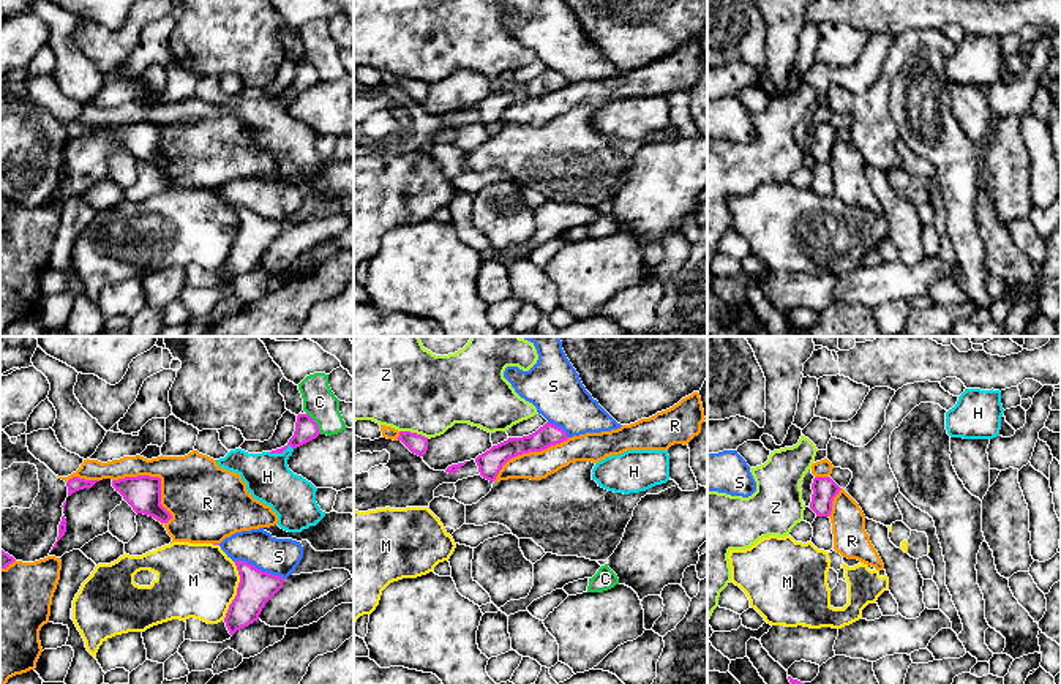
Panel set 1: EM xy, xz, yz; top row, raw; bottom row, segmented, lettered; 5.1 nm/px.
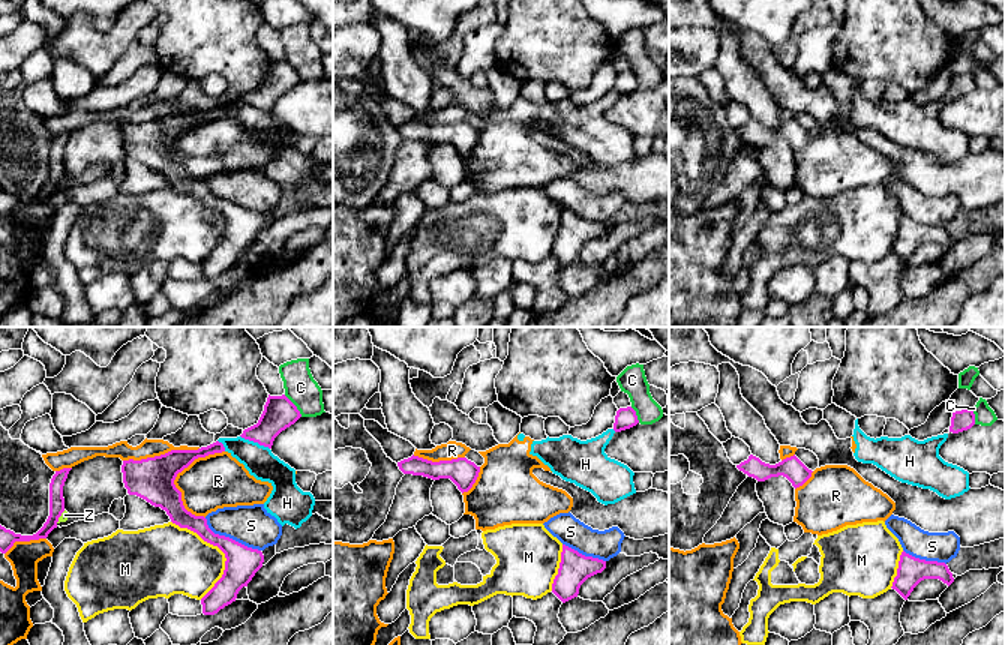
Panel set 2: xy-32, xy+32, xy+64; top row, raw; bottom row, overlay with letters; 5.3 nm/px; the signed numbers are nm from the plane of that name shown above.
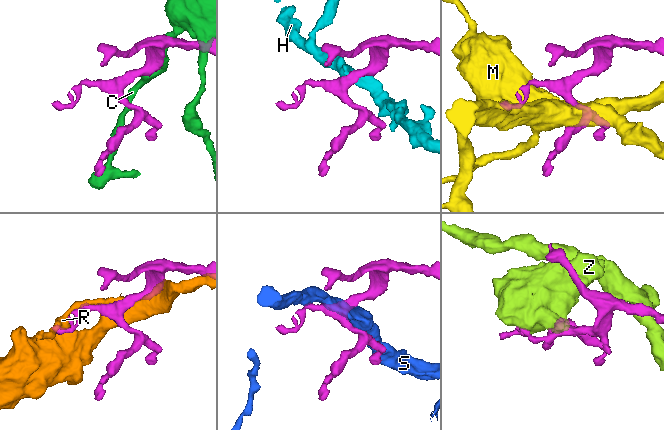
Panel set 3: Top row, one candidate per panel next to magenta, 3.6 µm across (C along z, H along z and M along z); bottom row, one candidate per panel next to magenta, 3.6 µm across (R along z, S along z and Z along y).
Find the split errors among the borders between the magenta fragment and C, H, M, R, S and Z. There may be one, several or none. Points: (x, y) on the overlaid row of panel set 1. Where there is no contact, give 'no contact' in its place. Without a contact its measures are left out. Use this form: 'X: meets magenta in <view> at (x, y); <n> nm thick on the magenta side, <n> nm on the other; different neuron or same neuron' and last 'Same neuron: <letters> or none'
C: meets magenta in xy at (316, 424); 120 nm thick on the magenta side, 170 nm on the other; different neuron
H: meets magenta in xy at (280, 452); 120 nm thick on the magenta side, 240 nm on the other; different neuron
M: meets magenta in xy at (237, 591); 180 nm thick on the magenta side, 380 nm on the other; different neuron
R: meets magenta in xy at (155, 477); 180 nm thick on the magenta side, 360 nm on the other; same neuron
S: meets magenta in xy at (258, 569); 180 nm thick on the magenta side, 190 nm on the other; different neuron
Z: meets magenta in xz at (414, 433); 100 nm thick on the magenta side, 440 nm on the other; different neuron
Same neuron: R

